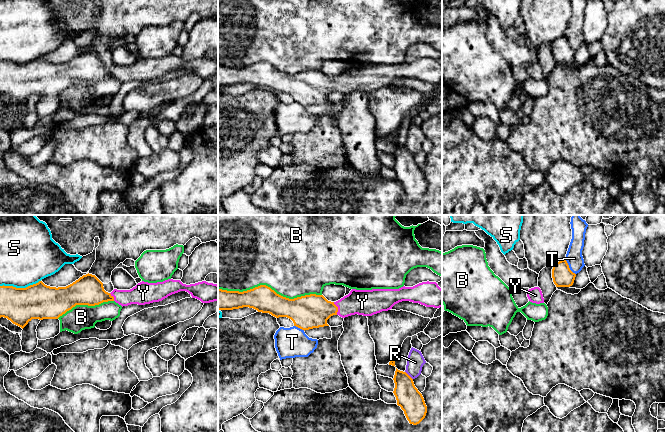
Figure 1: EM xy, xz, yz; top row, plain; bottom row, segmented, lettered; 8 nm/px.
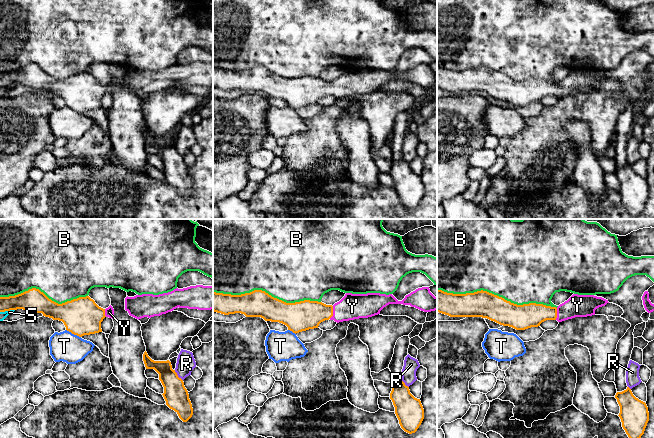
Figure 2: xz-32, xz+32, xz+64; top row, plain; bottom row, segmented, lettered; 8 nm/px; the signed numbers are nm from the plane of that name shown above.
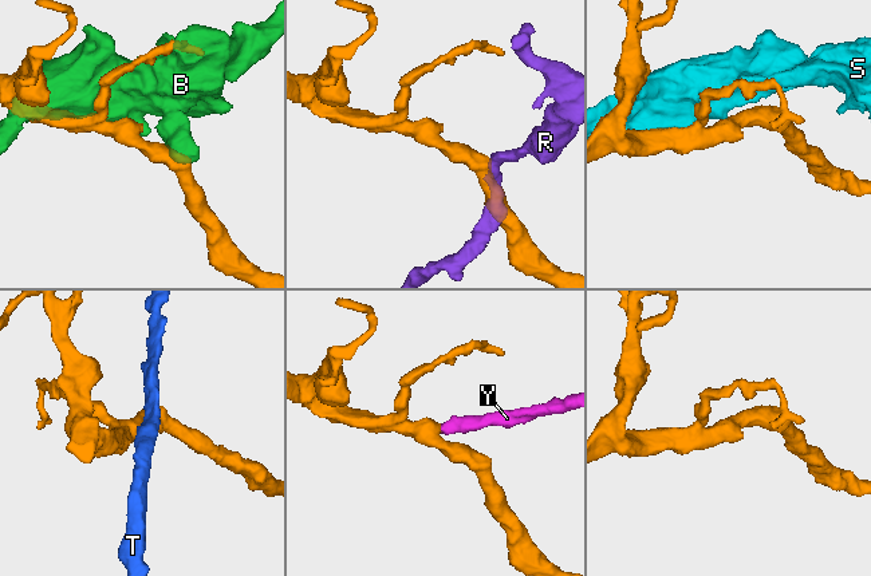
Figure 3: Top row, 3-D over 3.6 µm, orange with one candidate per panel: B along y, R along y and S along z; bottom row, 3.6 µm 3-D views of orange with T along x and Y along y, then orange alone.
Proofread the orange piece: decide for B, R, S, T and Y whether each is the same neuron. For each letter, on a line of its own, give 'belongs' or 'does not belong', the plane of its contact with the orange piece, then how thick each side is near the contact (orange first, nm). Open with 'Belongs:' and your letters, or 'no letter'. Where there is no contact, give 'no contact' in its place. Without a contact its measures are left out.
Belongs: Y
B: does not belong; meets orange in xz; 200 nm thick on the orange side, 500 nm on the other
R: does not belong; meets orange in xz; 200 nm thick on the orange side, 140 nm on the other
S: does not belong; meets orange in xy; 280 nm thick on the orange side, 420 nm on the other
T: does not belong; meets orange in yz; 160 nm thick on the orange side, 140 nm on the other
Y: belongs; meets orange in xz; 280 nm thick on the orange side, 200 nm on the other

